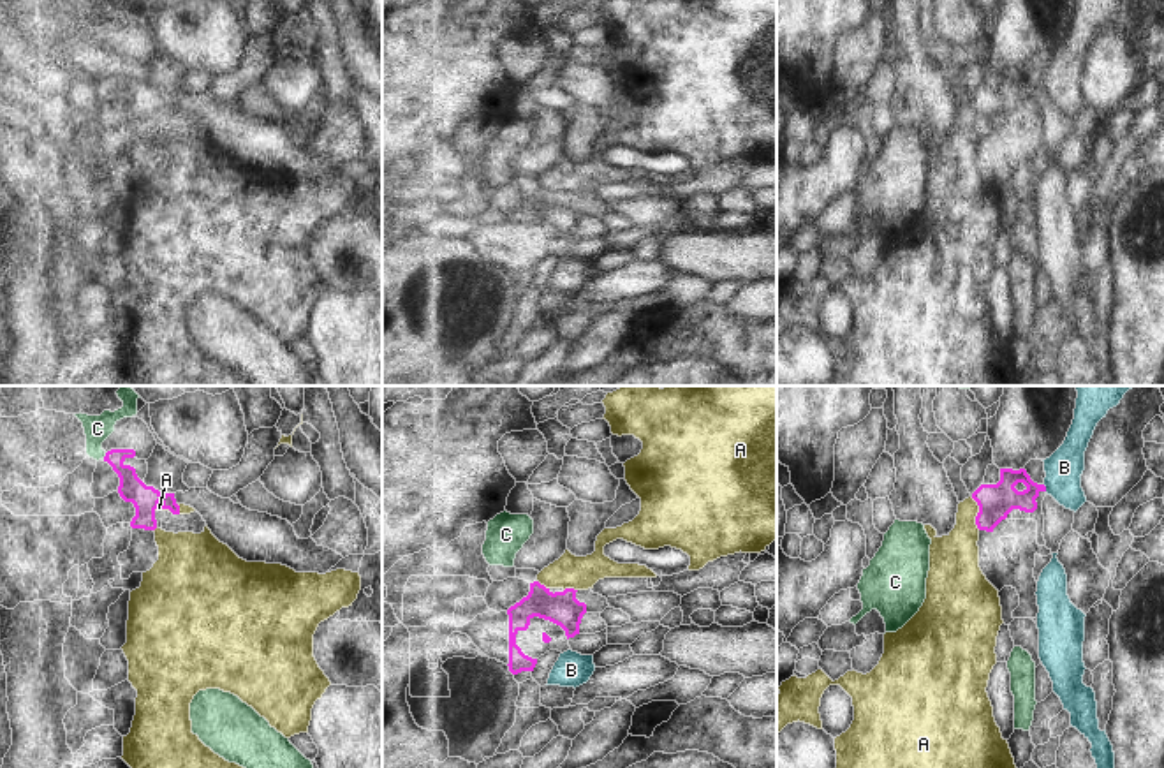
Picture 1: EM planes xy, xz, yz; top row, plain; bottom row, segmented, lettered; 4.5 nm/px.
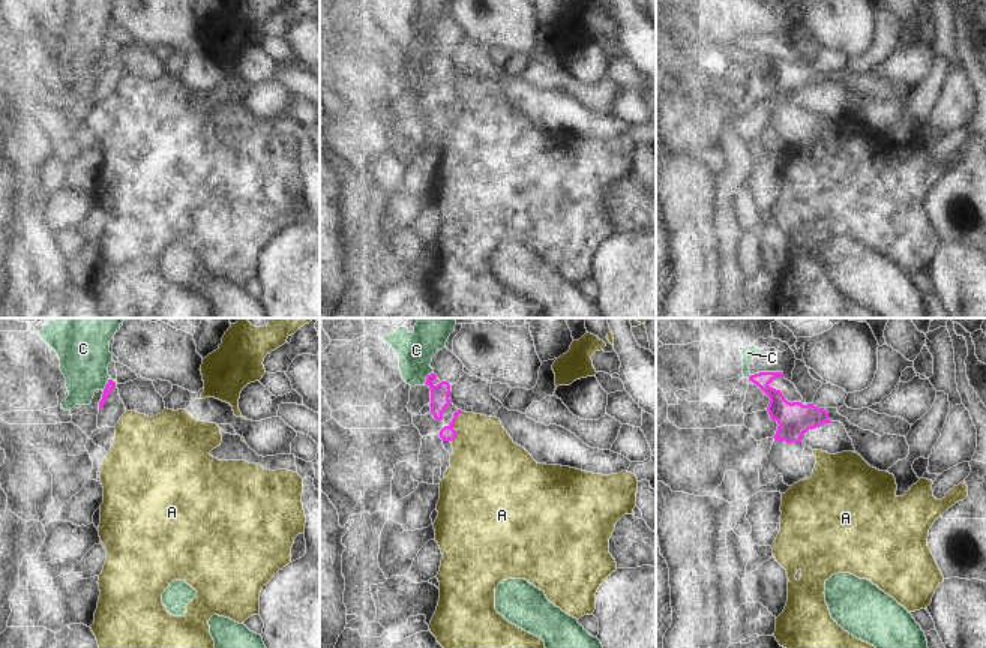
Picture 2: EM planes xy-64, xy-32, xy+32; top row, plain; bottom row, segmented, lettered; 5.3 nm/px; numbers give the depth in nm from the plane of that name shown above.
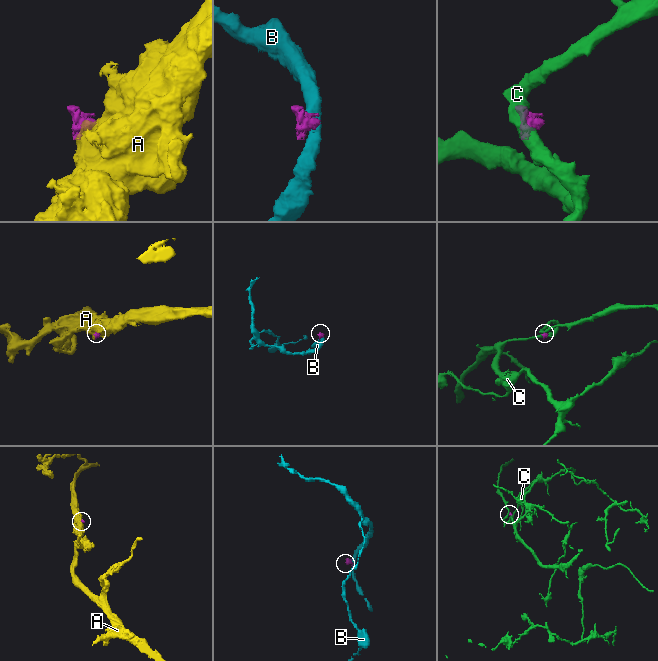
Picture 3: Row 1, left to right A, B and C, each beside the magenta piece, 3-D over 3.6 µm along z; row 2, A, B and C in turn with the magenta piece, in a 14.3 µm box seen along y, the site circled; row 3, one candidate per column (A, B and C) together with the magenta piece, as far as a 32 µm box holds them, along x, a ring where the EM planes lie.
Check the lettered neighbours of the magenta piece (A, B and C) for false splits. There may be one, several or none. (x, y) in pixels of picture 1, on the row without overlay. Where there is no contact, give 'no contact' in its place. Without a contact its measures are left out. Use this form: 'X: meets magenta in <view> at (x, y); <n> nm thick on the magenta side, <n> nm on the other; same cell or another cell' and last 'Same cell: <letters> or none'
A: meets magenta in yz at (978, 118); 160 nm thick on the magenta side, 220 nm on the other; another cell
B: meets magenta in yz at (1045, 94); 160 nm thick on the magenta side, 170 nm on the other; another cell
C: meets magenta in xy at (104, 62); 120 nm thick on the magenta side, 120 nm on the other; another cell
Same cell: none

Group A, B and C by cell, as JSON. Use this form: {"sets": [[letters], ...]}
{"sets": [["A"], ["B"], ["C"]]}

